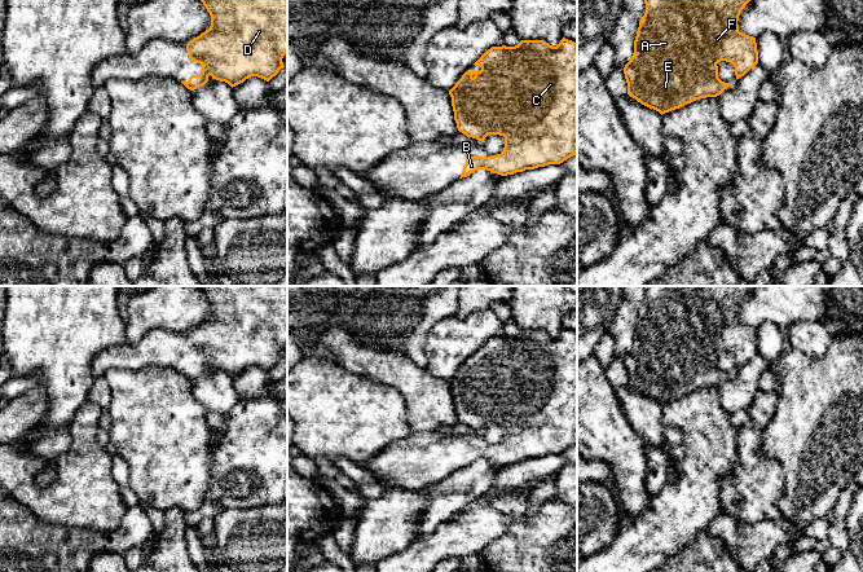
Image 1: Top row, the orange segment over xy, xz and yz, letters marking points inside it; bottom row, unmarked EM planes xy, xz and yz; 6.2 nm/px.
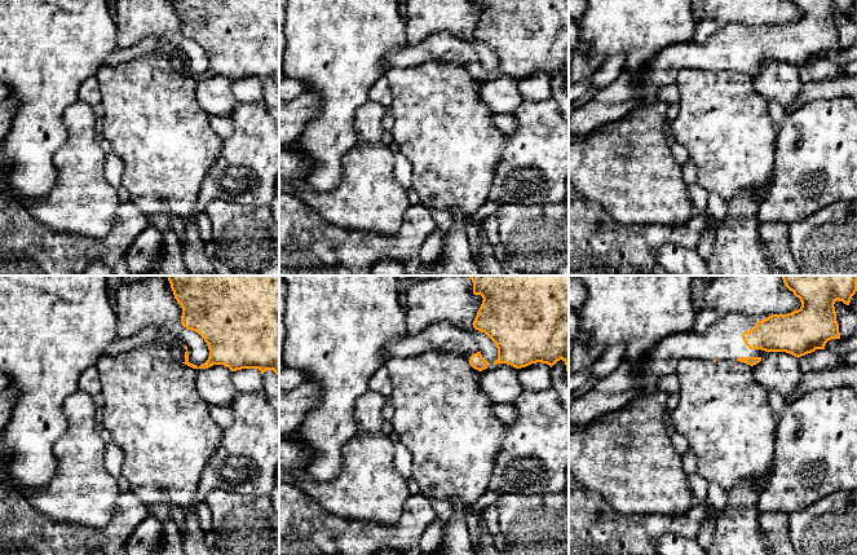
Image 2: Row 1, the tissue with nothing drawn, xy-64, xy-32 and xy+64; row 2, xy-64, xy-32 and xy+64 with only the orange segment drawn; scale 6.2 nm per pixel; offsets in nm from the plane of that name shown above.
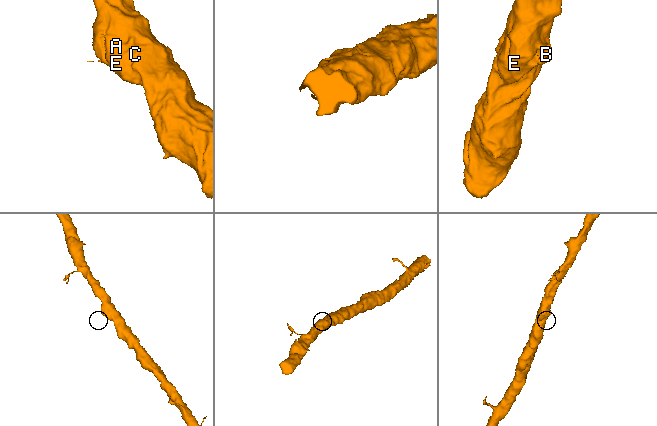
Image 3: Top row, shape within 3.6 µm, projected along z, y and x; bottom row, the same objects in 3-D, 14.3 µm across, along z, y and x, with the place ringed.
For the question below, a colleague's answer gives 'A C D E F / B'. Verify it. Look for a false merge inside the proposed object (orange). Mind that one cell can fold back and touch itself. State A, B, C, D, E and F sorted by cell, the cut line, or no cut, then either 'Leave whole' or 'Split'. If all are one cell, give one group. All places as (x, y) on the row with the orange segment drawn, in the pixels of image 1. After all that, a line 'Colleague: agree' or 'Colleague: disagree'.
Groups: A B C D E F. No split. Leave whole
Colleague: disagree

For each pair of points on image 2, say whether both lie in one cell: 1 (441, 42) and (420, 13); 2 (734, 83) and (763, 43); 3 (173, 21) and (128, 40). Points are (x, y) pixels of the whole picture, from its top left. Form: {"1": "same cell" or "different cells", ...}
{"1": "different cells", "2": "different cells", "3": "same cell"}

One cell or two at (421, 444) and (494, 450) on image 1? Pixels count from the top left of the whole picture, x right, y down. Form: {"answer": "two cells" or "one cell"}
{"answer": "one cell"}

